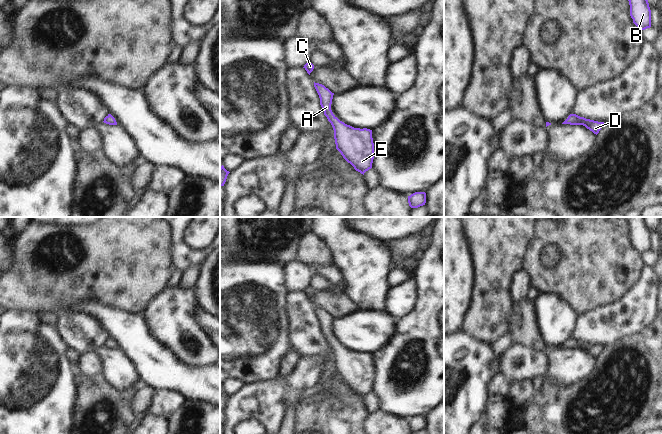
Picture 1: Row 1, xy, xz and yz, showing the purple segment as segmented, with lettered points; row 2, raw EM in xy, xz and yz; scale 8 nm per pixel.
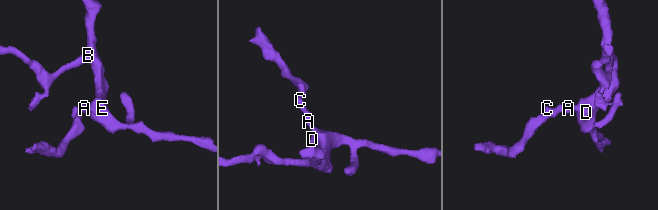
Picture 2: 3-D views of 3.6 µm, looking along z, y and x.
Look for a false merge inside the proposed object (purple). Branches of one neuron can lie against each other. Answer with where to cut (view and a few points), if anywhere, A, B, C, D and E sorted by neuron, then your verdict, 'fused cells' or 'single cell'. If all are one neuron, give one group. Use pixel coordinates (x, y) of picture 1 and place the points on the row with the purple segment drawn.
cut none; groups A B C D E; single cell

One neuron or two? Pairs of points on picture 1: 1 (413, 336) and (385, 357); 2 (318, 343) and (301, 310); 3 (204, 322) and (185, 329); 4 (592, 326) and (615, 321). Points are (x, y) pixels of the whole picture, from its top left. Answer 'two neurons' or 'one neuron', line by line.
1: one neuron
2: one neuron
3: two neurons
4: one neuron

